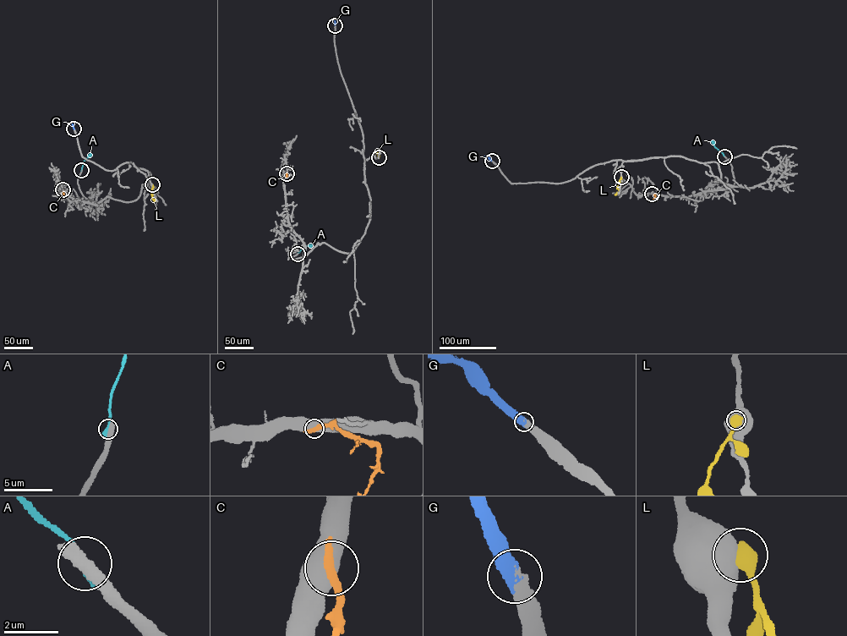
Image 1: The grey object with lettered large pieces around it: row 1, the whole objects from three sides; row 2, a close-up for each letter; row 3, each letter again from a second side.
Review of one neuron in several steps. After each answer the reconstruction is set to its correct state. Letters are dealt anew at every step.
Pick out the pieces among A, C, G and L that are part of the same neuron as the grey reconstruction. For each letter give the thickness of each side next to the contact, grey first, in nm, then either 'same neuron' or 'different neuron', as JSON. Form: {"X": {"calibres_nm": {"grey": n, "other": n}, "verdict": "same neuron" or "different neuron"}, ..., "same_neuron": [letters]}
{"A": {"calibres_nm": {"grey": 600, "other": 380}, "verdict": "different neuron"}, "C": {"calibres_nm": {"grey": 750, "other": 400}, "verdict": "different neuron"}, "G": {"calibres_nm": {"grey": 300, "other": 500}, "verdict": "same neuron"}, "L": {"calibres_nm": {"grey": 550, "other": 700}, "verdict": "different neuron"}, "same_neuron": ["G"]}

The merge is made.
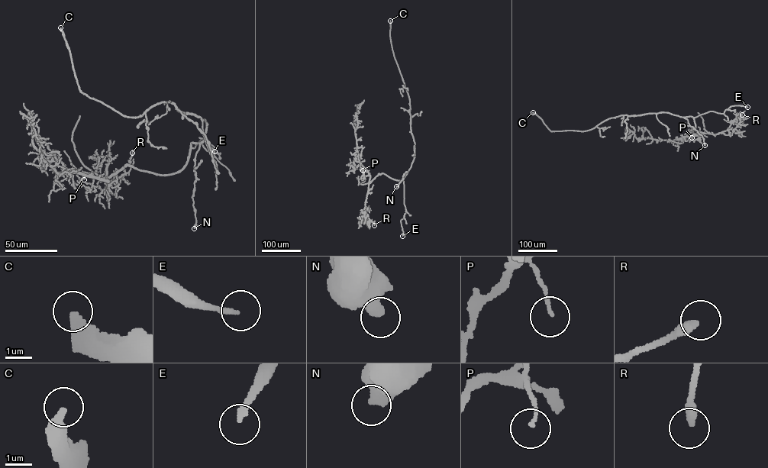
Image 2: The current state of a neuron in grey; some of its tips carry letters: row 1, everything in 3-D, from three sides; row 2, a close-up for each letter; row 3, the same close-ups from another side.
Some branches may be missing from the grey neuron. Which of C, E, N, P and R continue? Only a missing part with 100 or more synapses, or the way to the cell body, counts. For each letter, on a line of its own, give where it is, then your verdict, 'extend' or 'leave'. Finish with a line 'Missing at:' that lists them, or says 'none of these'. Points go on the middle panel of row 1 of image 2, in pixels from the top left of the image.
C: at (390, 20); extend
E: at (402, 236); leave
N: at (396, 186); leave
P: at (363, 170); leave
R: at (374, 225); leave
Missing at: C

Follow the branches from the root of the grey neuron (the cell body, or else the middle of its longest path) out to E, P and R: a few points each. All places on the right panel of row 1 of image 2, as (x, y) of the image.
E: (674, 114), (695, 117), (710, 111), (723, 113), (732, 105), (747, 107)
P: (674, 114), (693, 117), (695, 127), (691, 130), (703, 133), (688, 136), (692, 137)
R: (674, 114), (692, 117), (695, 127), (691, 130), (715, 133), (734, 129), (742, 114)

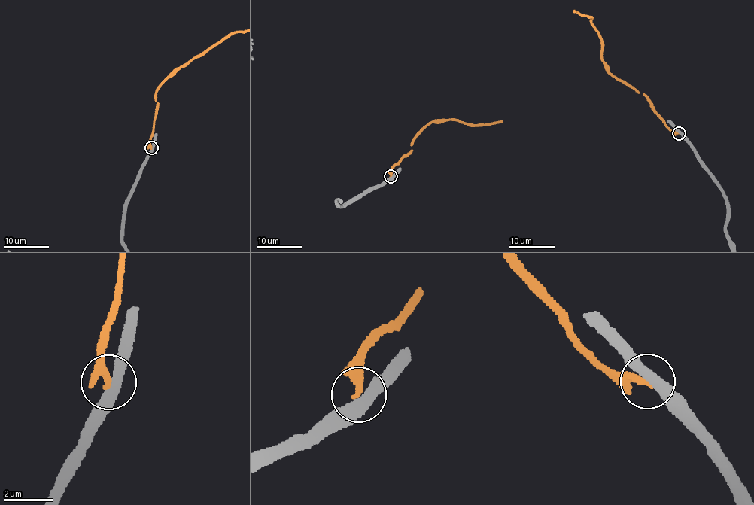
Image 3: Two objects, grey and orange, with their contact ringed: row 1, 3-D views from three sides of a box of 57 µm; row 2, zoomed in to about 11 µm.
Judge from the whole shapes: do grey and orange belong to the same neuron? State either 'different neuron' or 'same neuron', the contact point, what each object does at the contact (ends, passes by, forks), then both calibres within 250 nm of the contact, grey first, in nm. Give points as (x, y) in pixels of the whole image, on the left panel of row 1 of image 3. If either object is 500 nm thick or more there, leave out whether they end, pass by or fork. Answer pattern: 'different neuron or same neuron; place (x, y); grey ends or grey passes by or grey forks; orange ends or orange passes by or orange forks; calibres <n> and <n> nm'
different neuron; place (151, 147); grey passes by; orange ends; calibres 400 and 260 nm

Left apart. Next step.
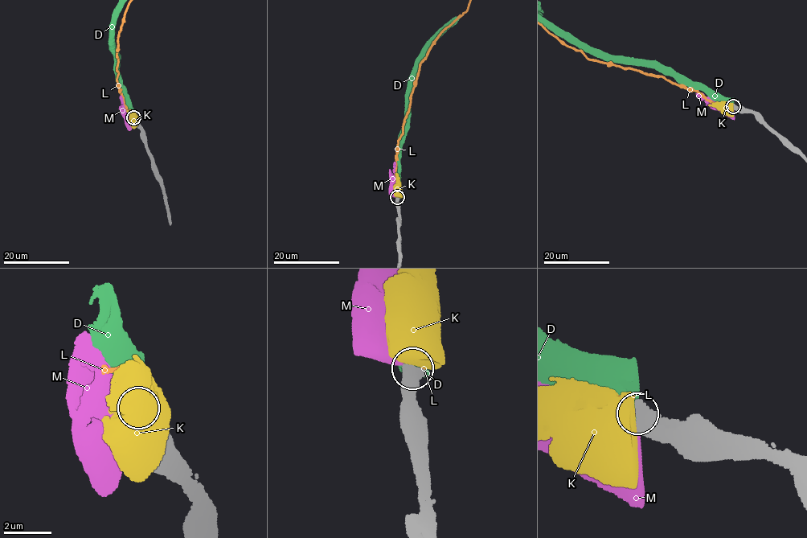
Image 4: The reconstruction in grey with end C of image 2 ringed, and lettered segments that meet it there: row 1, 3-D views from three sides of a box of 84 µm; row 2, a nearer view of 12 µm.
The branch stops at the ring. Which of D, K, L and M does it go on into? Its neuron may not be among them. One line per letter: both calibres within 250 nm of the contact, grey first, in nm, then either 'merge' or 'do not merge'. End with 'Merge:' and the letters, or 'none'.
D: 650/200 nm | do not merge
K: 650/600 nm | do not merge
L: 400/240 nm | do not merge
M: 650/700 nm | do not merge
Merge: none

